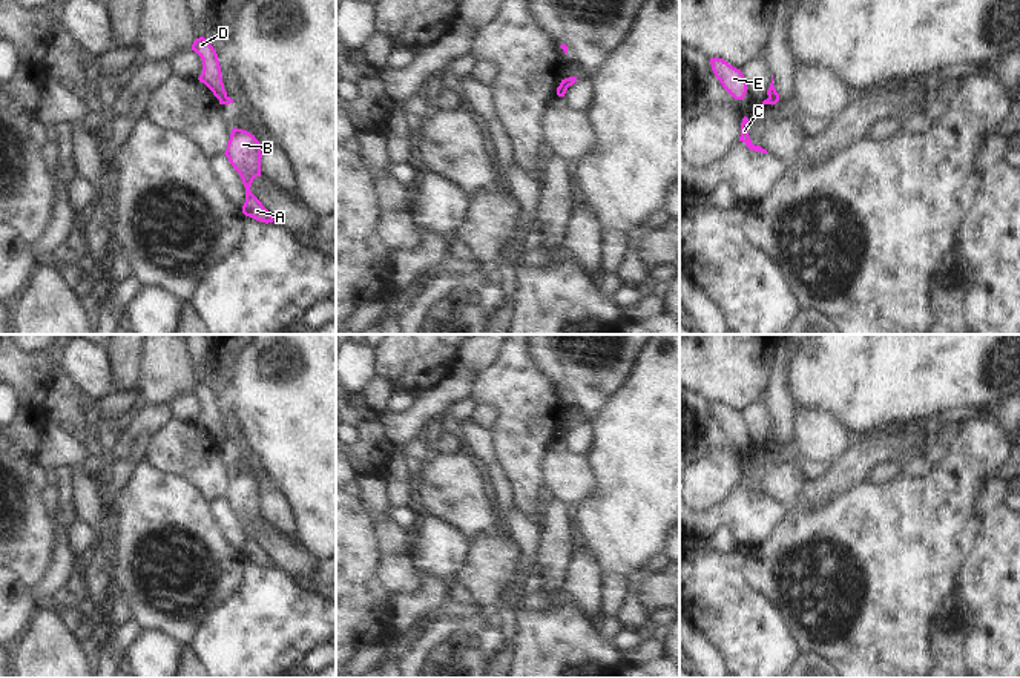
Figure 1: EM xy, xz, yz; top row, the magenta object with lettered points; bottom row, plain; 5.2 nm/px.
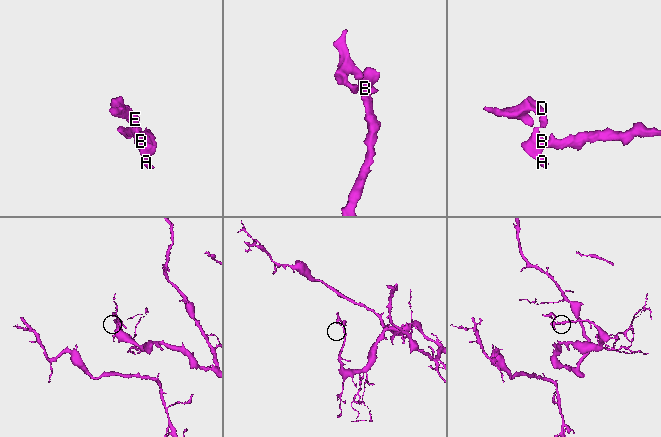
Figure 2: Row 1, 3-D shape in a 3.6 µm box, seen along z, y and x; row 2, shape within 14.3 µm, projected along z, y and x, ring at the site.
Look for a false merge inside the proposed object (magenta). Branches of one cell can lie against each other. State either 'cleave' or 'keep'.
cleave

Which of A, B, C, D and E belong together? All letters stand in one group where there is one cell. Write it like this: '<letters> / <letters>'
A B C / D E

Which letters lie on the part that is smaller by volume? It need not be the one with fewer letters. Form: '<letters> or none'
D, E

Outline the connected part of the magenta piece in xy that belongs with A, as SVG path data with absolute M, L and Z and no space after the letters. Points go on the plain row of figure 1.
M235 471L224 499L239 517L245 531L242 557L265 568L273 566L273 560L250 534L253 523L261 520L261 486L250 476Z

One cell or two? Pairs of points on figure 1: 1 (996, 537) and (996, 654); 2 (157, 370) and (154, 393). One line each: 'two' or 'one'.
1: one
2: one

